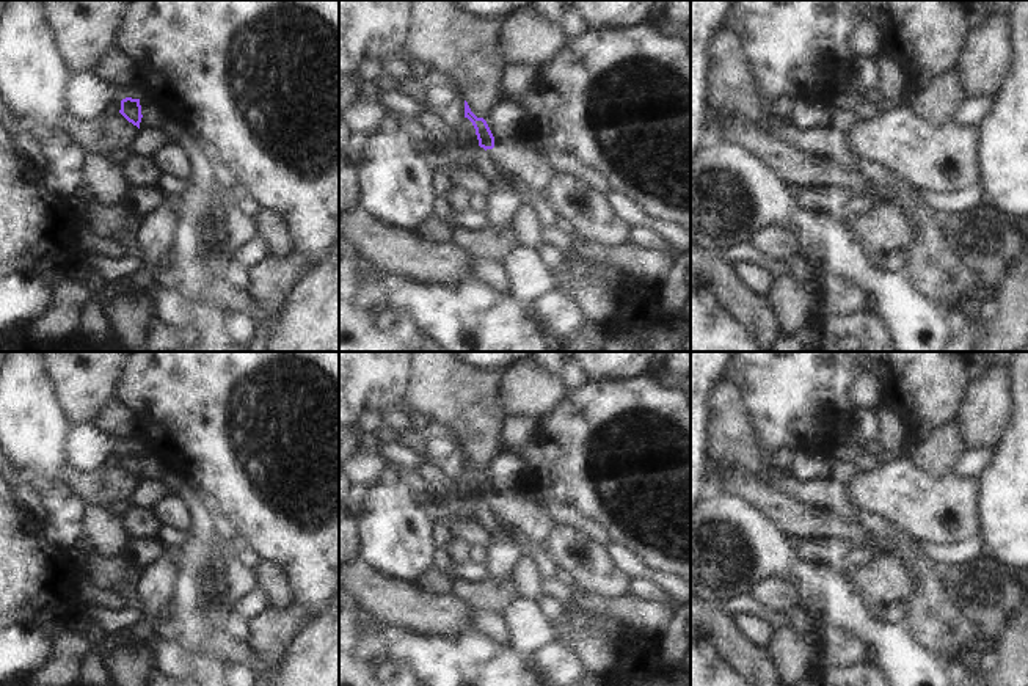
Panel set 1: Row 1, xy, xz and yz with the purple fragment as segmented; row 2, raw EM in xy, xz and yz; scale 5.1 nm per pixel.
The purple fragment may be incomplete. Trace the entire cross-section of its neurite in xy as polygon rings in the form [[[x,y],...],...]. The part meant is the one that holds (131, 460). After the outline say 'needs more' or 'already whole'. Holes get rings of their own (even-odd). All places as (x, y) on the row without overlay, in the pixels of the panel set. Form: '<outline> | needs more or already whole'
[[[126,449],[121,452],[119,465],[138,480],[159,480],[168,488],[170,494],[179,496],[187,505],[190,524],[195,527],[198,537],[209,542],[221,540],[215,532],[212,518],[187,488],[184,479],[177,473],[168,469],[155,455]]] | needs more

